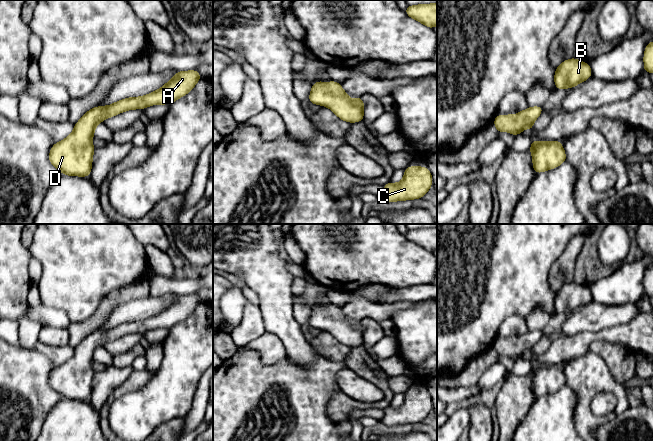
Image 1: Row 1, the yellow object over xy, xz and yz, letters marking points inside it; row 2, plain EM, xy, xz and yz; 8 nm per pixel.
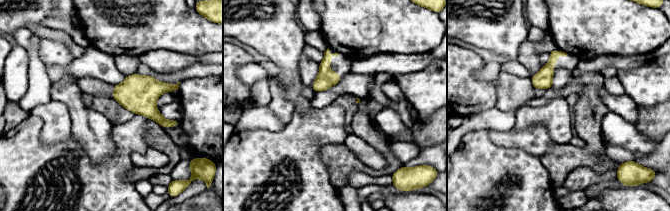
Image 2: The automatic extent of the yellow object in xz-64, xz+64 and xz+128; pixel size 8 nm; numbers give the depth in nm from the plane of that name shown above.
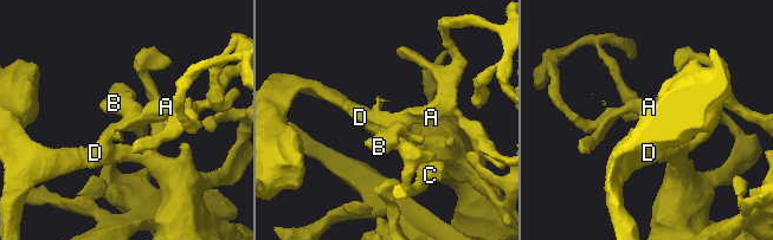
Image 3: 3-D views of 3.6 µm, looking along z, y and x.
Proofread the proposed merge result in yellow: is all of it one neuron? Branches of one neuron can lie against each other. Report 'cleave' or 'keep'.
keep

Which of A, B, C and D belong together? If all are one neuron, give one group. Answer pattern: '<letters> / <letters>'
A B C D

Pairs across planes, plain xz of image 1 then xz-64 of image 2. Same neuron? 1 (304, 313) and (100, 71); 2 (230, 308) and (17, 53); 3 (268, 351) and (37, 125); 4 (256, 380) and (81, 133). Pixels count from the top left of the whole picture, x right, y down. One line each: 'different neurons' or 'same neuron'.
1: different neurons
2: same neuron
3: different neurons
4: different neurons

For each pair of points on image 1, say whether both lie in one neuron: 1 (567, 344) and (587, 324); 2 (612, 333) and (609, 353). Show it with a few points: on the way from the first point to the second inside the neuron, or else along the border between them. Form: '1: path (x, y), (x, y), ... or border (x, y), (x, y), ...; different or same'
1: border (601, 329), (595, 332), (564, 335); different
2: border (588, 347), (605, 340), (632, 352); different

